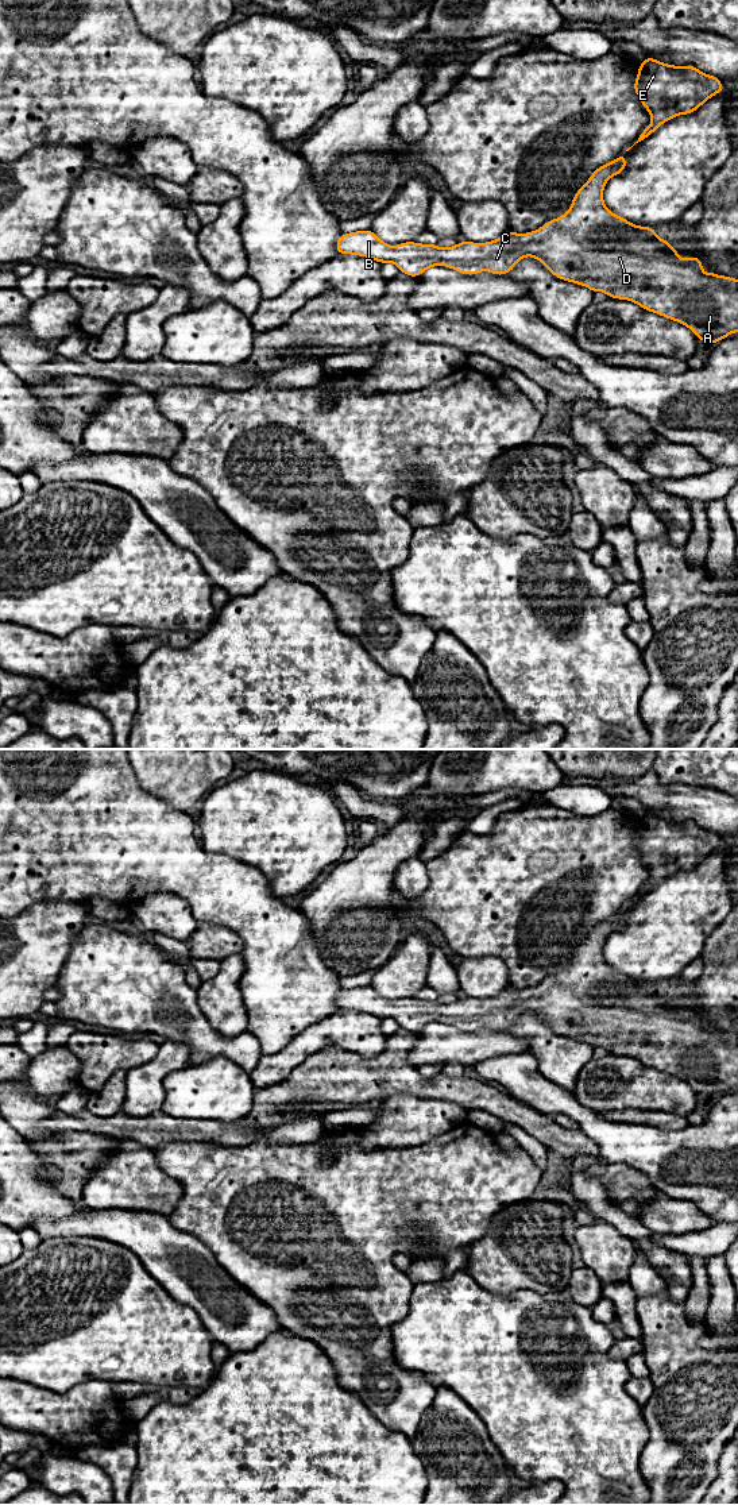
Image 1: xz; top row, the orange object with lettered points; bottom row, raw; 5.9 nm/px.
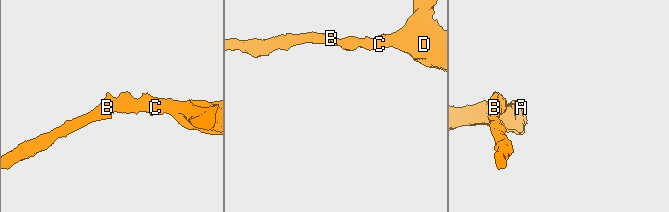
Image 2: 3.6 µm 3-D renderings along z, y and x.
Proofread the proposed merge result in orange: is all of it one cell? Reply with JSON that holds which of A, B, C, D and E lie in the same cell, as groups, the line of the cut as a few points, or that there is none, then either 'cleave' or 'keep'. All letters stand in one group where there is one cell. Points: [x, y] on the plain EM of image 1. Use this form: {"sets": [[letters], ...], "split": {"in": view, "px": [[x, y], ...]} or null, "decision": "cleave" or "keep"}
{"sets": [["A", "B", "C", "D", "E"]], "split": null, "decision": "keep"}

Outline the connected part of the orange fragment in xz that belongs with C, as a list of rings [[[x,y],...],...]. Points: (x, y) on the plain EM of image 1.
[[[626,911],[598,923],[576,948],[569,966],[546,977],[541,984],[517,989],[507,987],[501,993],[486,997],[460,997],[443,1004],[437,1000],[403,997],[395,1003],[385,999],[371,985],[343,989],[336,997],[337,1010],[351,1010],[394,1019],[402,1030],[421,1031],[433,1022],[447,1022],[461,1030],[475,1031],[490,1027],[509,1030],[525,1012],[540,1016],[559,1035],[603,1047],[610,1054],[635,1058],[648,1068],[657,1069],[688,1083],[699,1096],[715,1100],[738,1088],[738,1035],[715,1029],[704,1029],[696,1012],[681,1015],[671,997],[660,995],[653,983],[634,981],[608,966],[603,957],[606,938],[626,923]]]

